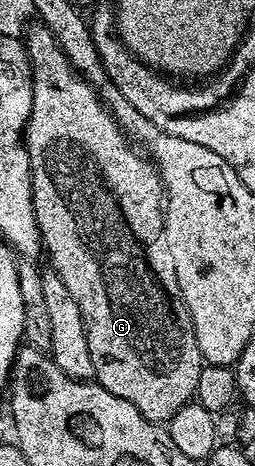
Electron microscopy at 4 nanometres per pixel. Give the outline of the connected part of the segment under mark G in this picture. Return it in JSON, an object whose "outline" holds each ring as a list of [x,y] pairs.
{"outline":[[[40,22],[28,25],[23,36],[25,52],[29,55],[29,66],[33,70],[33,97],[31,98],[31,114],[25,127],[25,146],[29,149],[29,165],[31,166],[31,190],[33,191],[33,205],[35,206],[35,222],[39,226],[39,234],[47,260],[51,263],[52,271],[67,286],[71,298],[75,298],[79,306],[79,314],[83,314],[83,326],[87,330],[87,346],[91,349],[91,366],[96,383],[102,384],[108,392],[115,394],[115,398],[123,398],[123,402],[131,402],[143,418],[151,422],[164,425],[184,404],[190,403],[196,397],[199,386],[199,374],[203,367],[199,342],[195,342],[195,330],[191,322],[191,314],[187,306],[181,301],[180,295],[171,287],[176,285],[175,262],[171,258],[171,250],[167,250],[165,237],[165,213],[163,211],[163,189],[161,175],[157,173],[157,165],[142,154],[131,143],[125,131],[117,125],[105,103],[100,98],[98,89],[88,80],[83,79],[71,66],[71,62],[63,54],[50,28]]]}

